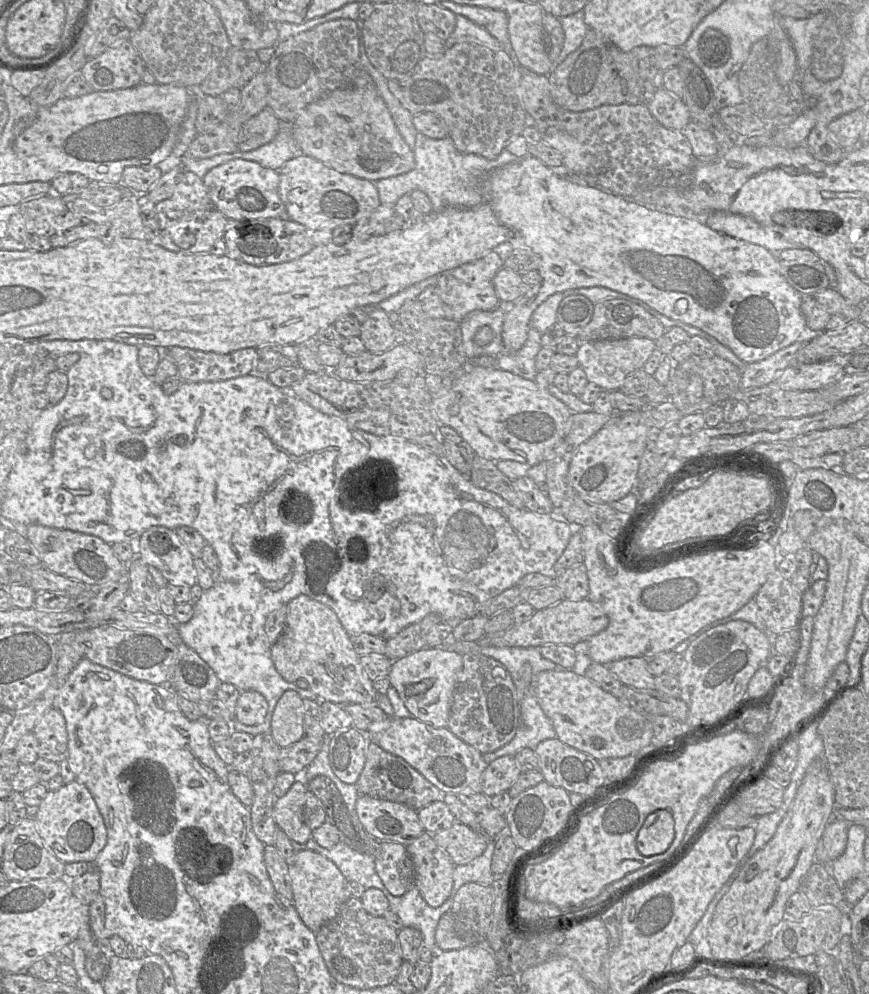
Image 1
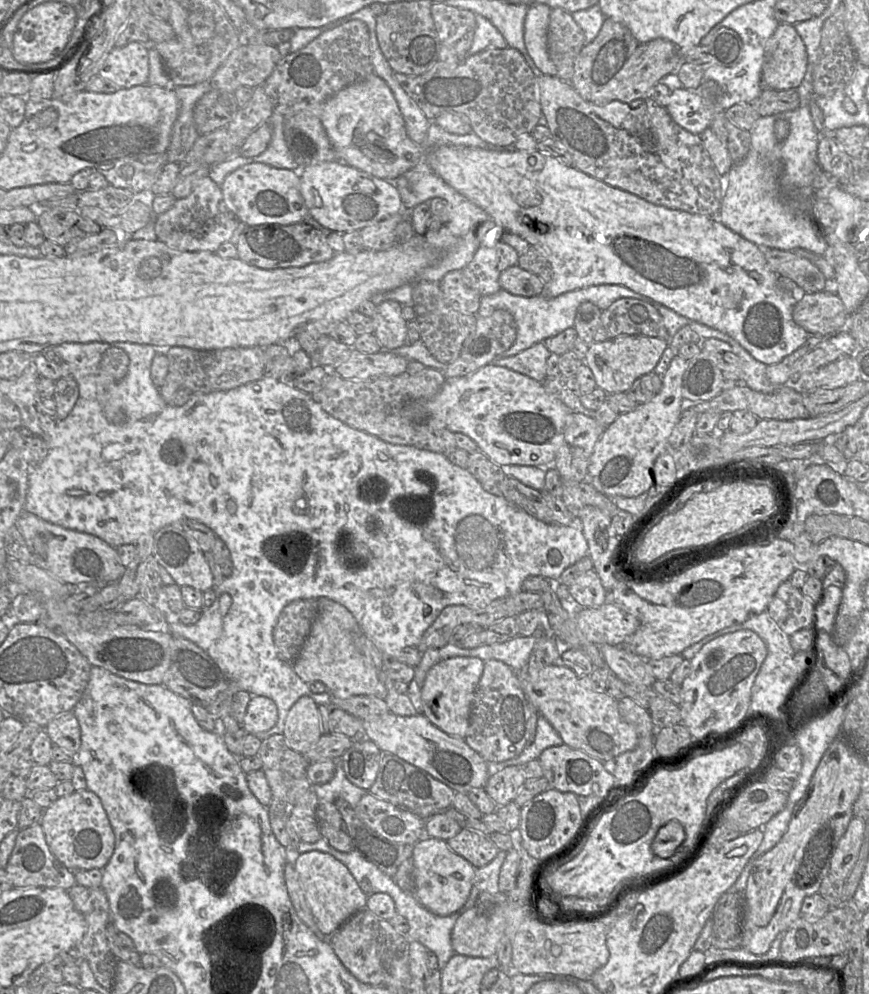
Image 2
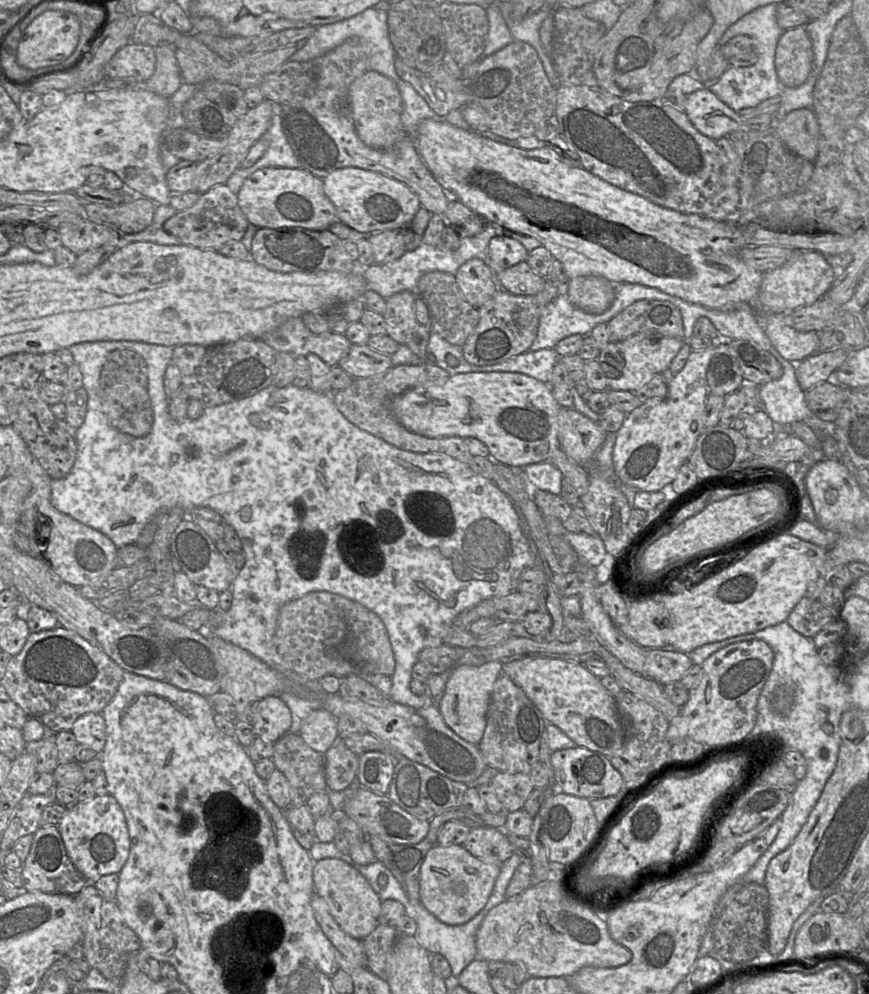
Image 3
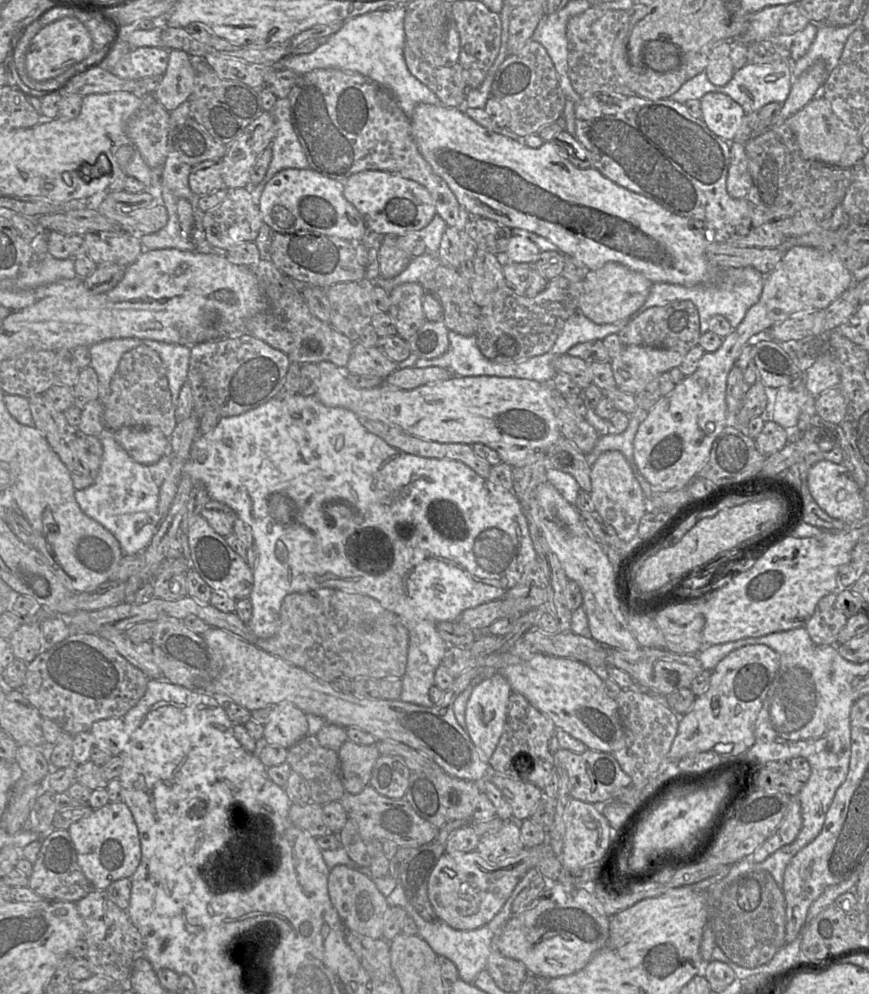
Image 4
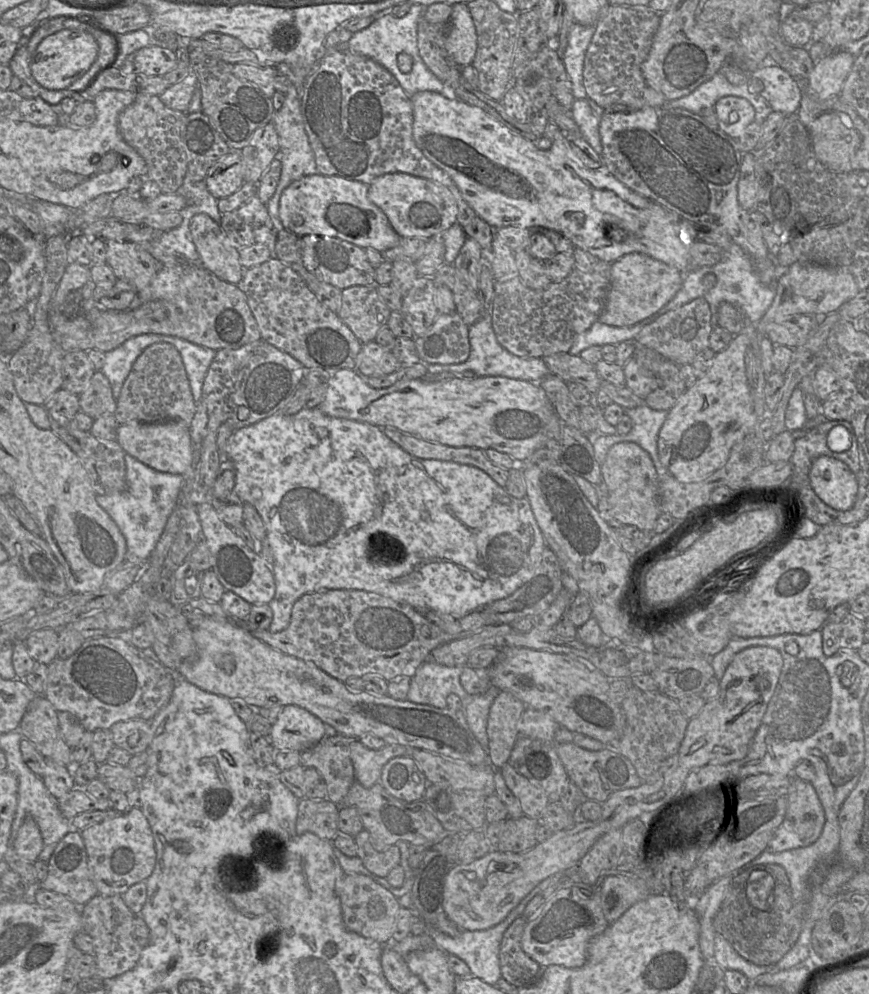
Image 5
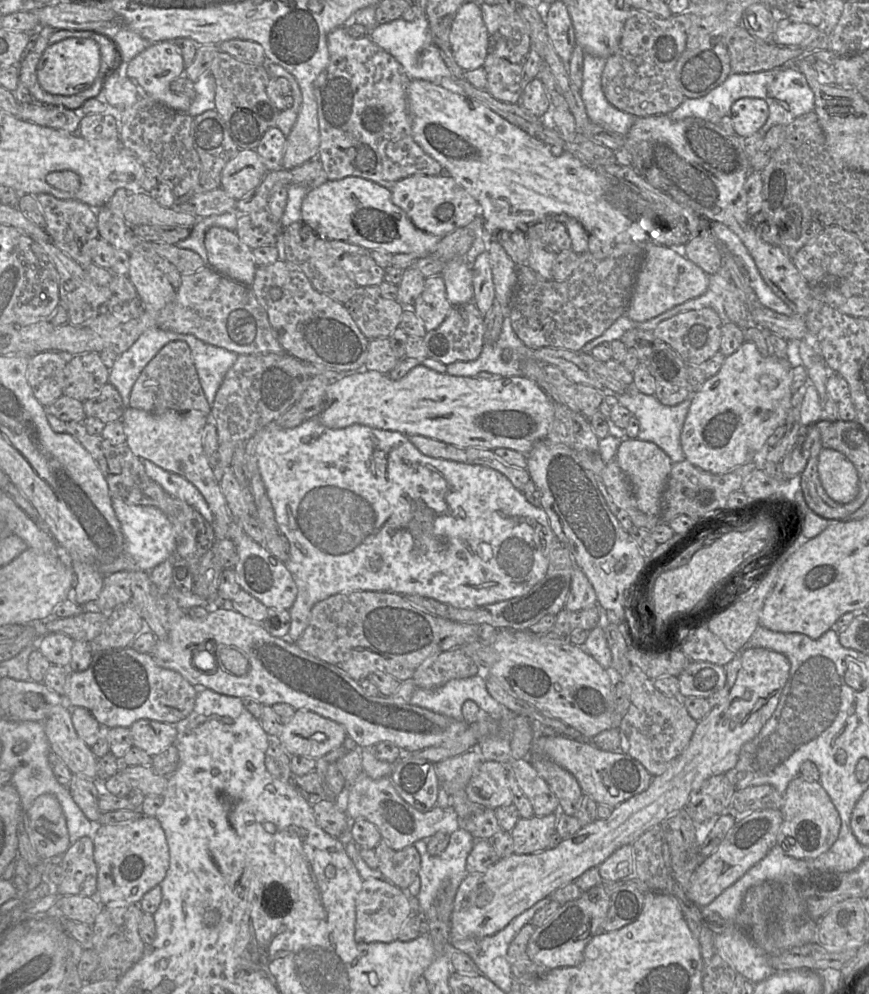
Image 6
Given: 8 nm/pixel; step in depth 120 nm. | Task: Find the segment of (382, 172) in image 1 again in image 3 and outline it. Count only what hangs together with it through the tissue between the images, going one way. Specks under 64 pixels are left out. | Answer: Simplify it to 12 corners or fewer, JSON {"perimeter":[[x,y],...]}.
{"perimeter":[[367,71],[348,87],[357,135],[389,149],[404,135],[403,101]]}

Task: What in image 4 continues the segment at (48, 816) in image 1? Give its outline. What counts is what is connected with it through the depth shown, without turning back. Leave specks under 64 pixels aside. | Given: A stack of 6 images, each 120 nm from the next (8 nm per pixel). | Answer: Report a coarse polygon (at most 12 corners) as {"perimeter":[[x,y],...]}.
{"perimeter":[[122,801],[71,824],[78,864],[94,889],[131,878],[142,854]]}

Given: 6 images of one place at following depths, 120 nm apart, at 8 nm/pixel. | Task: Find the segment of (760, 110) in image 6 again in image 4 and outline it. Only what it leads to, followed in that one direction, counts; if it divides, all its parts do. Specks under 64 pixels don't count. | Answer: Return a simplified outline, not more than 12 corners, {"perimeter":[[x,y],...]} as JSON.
{"perimeter":[[706,93],[702,120],[732,142],[746,113],[728,95]]}

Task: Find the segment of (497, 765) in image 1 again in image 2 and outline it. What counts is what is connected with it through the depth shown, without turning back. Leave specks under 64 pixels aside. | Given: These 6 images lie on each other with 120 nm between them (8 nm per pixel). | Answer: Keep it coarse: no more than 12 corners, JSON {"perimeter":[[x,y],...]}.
{"perimeter":[[522,766],[490,776],[485,790],[498,807],[514,802],[527,781]]}

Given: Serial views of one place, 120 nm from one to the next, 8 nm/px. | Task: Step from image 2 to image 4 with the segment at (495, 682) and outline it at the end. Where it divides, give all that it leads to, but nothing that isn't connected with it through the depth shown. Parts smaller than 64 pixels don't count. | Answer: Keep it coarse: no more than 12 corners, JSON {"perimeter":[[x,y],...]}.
{"perimeter":[[512,692],[490,770],[543,791],[556,727]]}

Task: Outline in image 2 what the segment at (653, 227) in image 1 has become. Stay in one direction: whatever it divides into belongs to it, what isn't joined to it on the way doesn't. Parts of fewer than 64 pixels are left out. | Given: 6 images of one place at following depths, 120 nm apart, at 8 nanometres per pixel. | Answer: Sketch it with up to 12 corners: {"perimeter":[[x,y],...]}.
{"perimeter":[[538,150],[437,176],[543,253],[624,286],[767,366],[804,345],[764,249]]}

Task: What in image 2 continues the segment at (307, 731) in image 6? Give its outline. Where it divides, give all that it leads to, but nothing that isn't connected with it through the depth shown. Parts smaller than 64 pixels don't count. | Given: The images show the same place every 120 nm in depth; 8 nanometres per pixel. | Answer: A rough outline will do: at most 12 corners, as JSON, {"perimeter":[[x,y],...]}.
{"perimeter":[[252,696],[241,727],[252,735],[278,721],[278,709],[265,696]]}

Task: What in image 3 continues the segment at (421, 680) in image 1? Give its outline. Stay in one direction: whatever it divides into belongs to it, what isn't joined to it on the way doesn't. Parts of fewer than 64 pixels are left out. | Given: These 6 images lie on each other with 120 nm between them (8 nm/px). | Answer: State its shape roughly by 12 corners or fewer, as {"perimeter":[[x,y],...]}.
{"perimeter":[[503,664],[460,665],[438,702],[447,726],[478,746]]}

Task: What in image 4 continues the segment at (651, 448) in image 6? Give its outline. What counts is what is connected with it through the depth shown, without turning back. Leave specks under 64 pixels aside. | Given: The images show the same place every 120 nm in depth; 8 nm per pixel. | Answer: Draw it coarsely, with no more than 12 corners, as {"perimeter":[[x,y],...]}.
{"perimeter":[[622,452],[591,465],[597,513],[621,540],[637,536],[646,498]]}

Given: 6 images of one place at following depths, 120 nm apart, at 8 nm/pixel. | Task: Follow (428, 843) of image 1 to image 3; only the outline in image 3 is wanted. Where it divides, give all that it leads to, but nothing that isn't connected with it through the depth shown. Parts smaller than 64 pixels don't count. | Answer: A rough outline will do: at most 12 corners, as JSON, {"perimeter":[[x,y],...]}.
{"perimeter":[[435,845],[420,903],[447,925],[481,912],[501,865]]}

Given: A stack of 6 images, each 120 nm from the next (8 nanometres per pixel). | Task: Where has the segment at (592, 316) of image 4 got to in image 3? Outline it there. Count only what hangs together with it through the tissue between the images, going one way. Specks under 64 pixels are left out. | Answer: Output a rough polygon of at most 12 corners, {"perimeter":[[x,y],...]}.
{"perimeter":[[601,276],[569,281],[572,304],[589,314],[607,311],[616,284]]}

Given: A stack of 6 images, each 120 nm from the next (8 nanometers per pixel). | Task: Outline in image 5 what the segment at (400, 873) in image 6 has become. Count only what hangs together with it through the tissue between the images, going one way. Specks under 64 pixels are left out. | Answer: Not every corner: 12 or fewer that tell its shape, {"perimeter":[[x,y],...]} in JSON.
{"perimeter":[[366,830],[354,836],[357,857],[386,878],[400,865],[396,845],[377,851]]}

